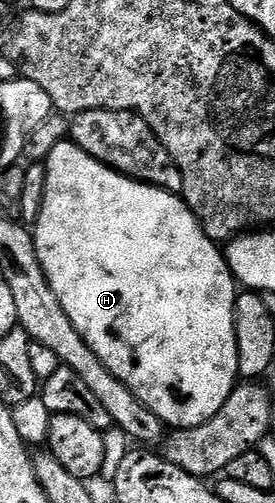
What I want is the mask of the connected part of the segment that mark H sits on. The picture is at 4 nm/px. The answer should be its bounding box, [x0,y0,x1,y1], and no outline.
[32,145,240,428]

